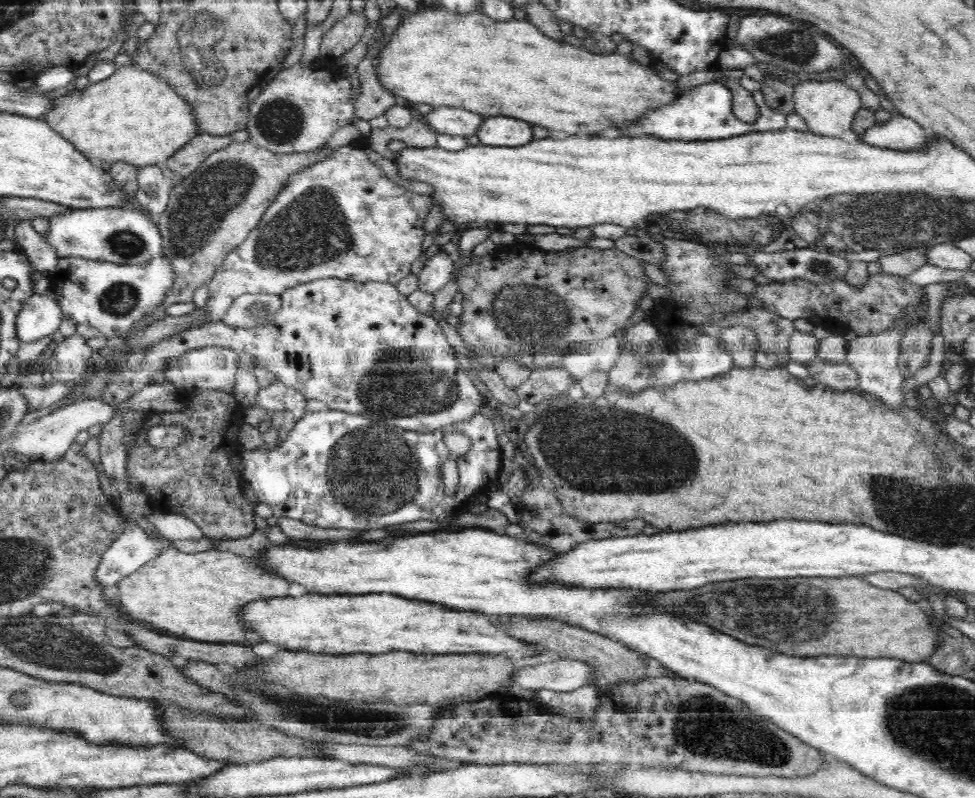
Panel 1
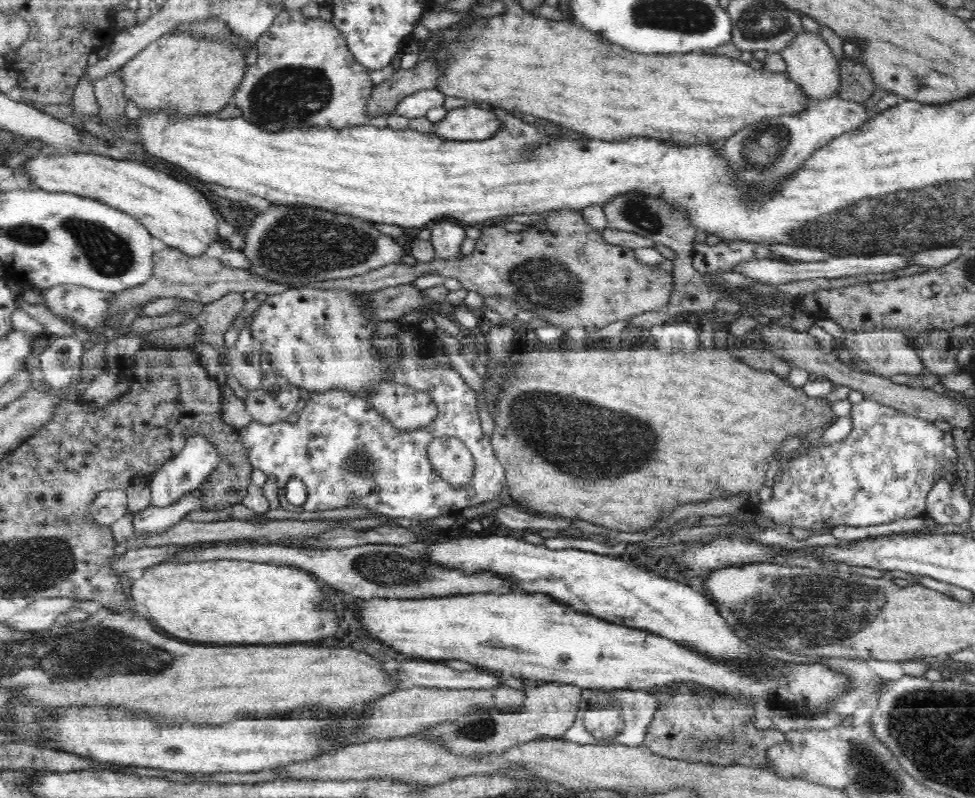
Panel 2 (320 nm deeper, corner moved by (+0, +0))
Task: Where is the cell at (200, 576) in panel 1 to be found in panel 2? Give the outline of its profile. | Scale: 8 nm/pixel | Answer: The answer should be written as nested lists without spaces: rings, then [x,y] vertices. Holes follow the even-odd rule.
[[[210,559],[210,561],[190,561],[184,564],[158,564],[149,567],[140,580],[132,585],[132,599],[144,602],[152,608],[147,618],[156,628],[194,642],[210,644],[262,644],[284,645],[320,642],[322,639],[337,636],[340,630],[338,615],[314,582],[312,574],[298,567],[238,561],[236,559]]]

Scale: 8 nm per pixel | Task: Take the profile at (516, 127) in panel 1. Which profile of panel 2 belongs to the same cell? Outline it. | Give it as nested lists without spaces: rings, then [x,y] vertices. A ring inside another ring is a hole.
[[[464,106],[454,108],[446,118],[434,124],[434,135],[457,141],[483,141],[493,138],[503,128],[500,115],[490,108]]]

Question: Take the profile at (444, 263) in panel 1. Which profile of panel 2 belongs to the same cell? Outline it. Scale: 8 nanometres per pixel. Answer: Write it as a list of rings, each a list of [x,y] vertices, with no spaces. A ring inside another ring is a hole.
[[[440,222],[438,226],[432,226],[431,243],[436,251],[438,259],[446,260],[456,258],[457,254],[460,253],[460,245],[464,241],[466,236],[466,228],[458,226],[456,222]]]

